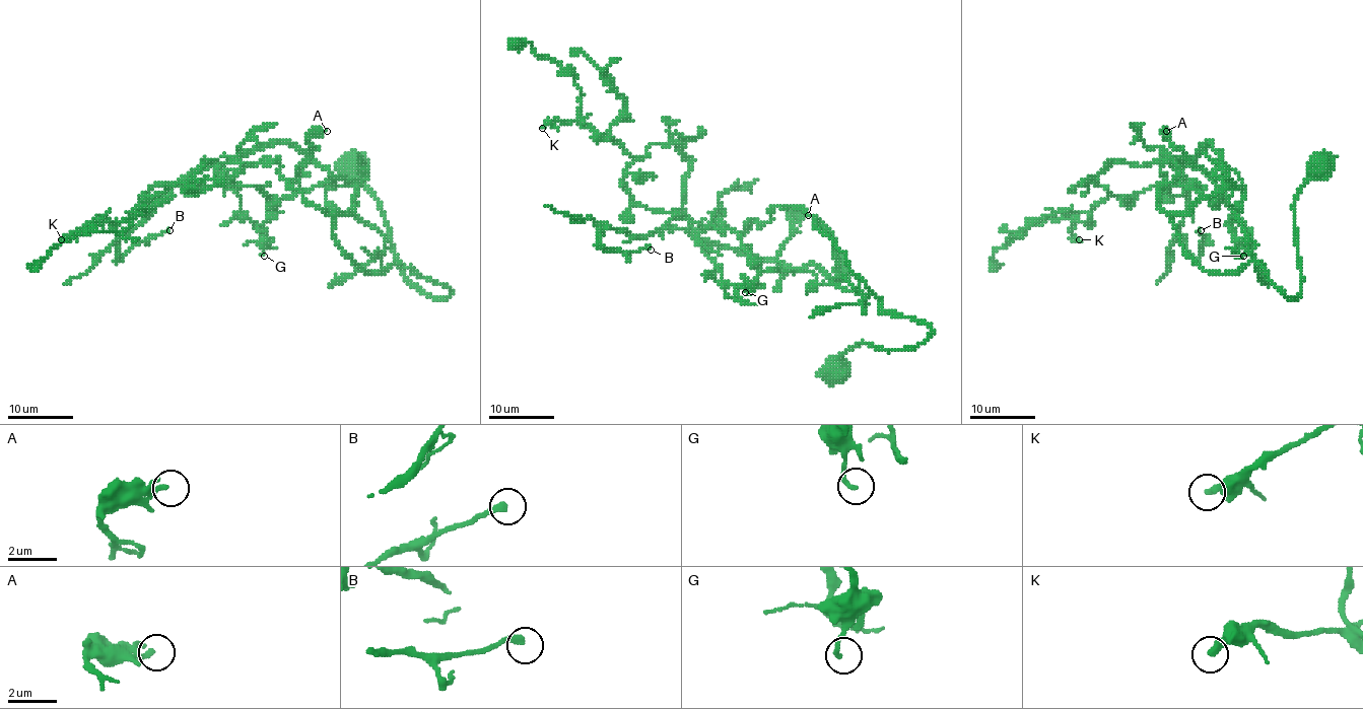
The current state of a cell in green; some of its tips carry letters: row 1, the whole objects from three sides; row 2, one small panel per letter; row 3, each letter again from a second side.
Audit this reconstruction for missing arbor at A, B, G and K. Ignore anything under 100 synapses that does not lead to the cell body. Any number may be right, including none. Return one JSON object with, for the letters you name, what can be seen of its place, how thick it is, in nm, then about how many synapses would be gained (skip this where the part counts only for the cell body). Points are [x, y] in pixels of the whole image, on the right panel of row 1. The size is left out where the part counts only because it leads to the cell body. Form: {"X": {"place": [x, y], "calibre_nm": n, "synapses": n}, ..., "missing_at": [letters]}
{"missing_at": []}

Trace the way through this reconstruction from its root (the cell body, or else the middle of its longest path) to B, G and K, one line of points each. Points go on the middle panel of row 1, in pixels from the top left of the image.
B: (833, 368), (932, 331), (886, 314), (817, 221), (835, 279), (677, 228), (600, 232), (651, 250)
G: (833, 368), (859, 344), (909, 349), (932, 331), (886, 314), (817, 221), (830, 283), (773, 269), (745, 292)
K: (833, 368), (932, 331), (886, 314), (801, 208), (702, 228), (635, 205), (613, 140), (542, 128)

